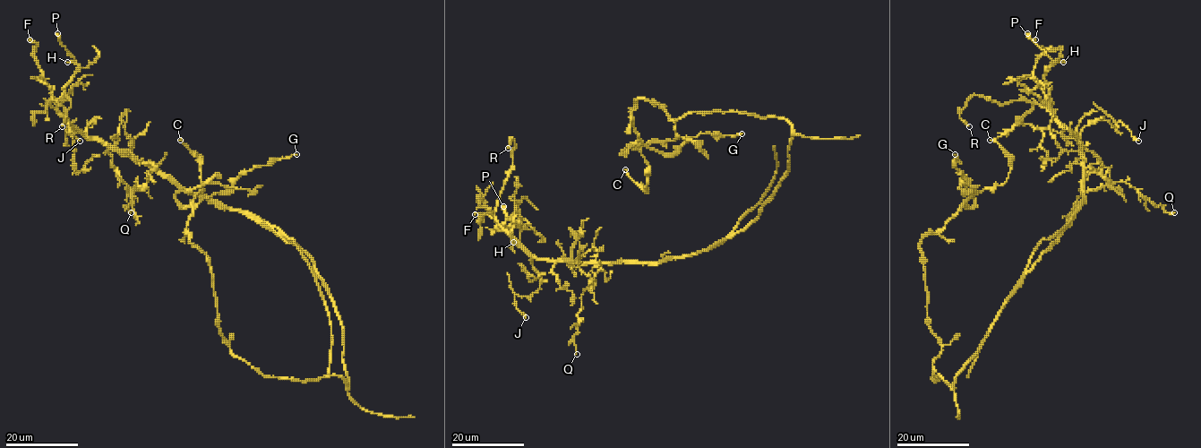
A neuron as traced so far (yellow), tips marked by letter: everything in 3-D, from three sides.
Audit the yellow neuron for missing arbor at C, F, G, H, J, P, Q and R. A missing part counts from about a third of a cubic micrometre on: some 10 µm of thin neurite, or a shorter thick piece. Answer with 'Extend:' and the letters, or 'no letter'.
Extend: no letter

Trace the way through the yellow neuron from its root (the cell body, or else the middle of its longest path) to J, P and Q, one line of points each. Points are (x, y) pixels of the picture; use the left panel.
J: (340, 323), (313, 262), (295, 245), (91, 140), (86, 128), (95, 120), (85, 132), (68, 121), (80, 141)
P: (340, 323), (313, 262), (295, 245), (88, 140), (59, 112), (78, 64), (57, 33)
Q: (340, 323), (313, 262), (244, 214), (186, 193), (153, 167), (132, 188), (124, 207), (131, 212)

